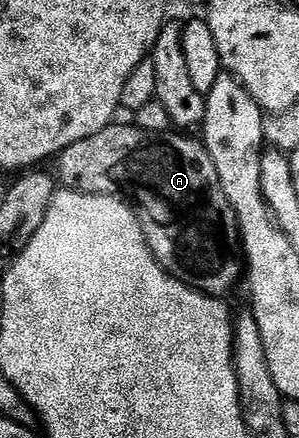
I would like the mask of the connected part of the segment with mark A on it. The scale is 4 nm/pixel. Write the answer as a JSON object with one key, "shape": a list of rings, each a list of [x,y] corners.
{"shape":[[[113,122],[105,130],[101,130],[97,134],[93,134],[89,138],[85,138],[81,142],[73,142],[73,146],[69,146],[64,152],[59,153],[54,161],[55,169],[53,175],[64,189],[73,192],[84,192],[90,196],[116,196],[117,199],[123,201],[124,204],[130,204],[131,212],[137,218],[137,222],[143,231],[145,242],[149,246],[149,250],[155,255],[157,261],[163,269],[175,276],[183,284],[195,289],[197,292],[203,292],[207,296],[216,298],[226,297],[226,292],[234,290],[245,276],[245,257],[243,255],[243,246],[239,235],[239,220],[235,216],[233,206],[229,202],[229,198],[225,198],[225,190],[221,190],[221,182],[217,178],[217,166],[213,166],[213,158],[209,158],[209,150],[203,145],[202,139],[193,137],[191,134],[184,134],[179,130],[168,130],[166,132],[146,132],[134,126],[119,124]]]}

